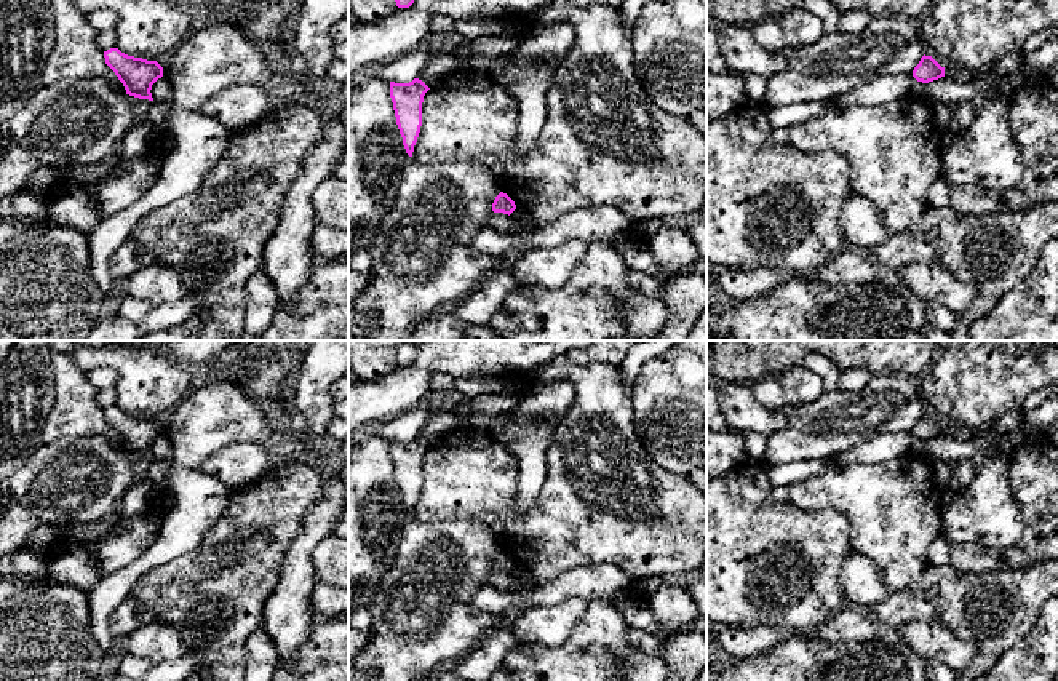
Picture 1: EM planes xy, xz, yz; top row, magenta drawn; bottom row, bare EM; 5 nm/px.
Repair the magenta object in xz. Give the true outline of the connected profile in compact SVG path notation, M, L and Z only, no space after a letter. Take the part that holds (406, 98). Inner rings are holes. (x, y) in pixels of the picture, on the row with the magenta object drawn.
M419 78L409 83L390 82L390 98L406 153L412 157L422 126L422 102L430 88Z

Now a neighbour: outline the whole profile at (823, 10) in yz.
M805 0L802 8L823 22L825 34L839 30L841 11L829 0Z

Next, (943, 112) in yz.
M933 102L932 107L933 107L935 121L938 123L938 126L941 129L948 128L953 120L953 106L946 102Z

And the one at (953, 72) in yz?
M956 64L945 66L945 77L946 80L959 82L959 83L970 83L976 80L976 75L964 67Z

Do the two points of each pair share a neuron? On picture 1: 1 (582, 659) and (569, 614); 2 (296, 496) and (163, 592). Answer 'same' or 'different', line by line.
1: different
2: same

